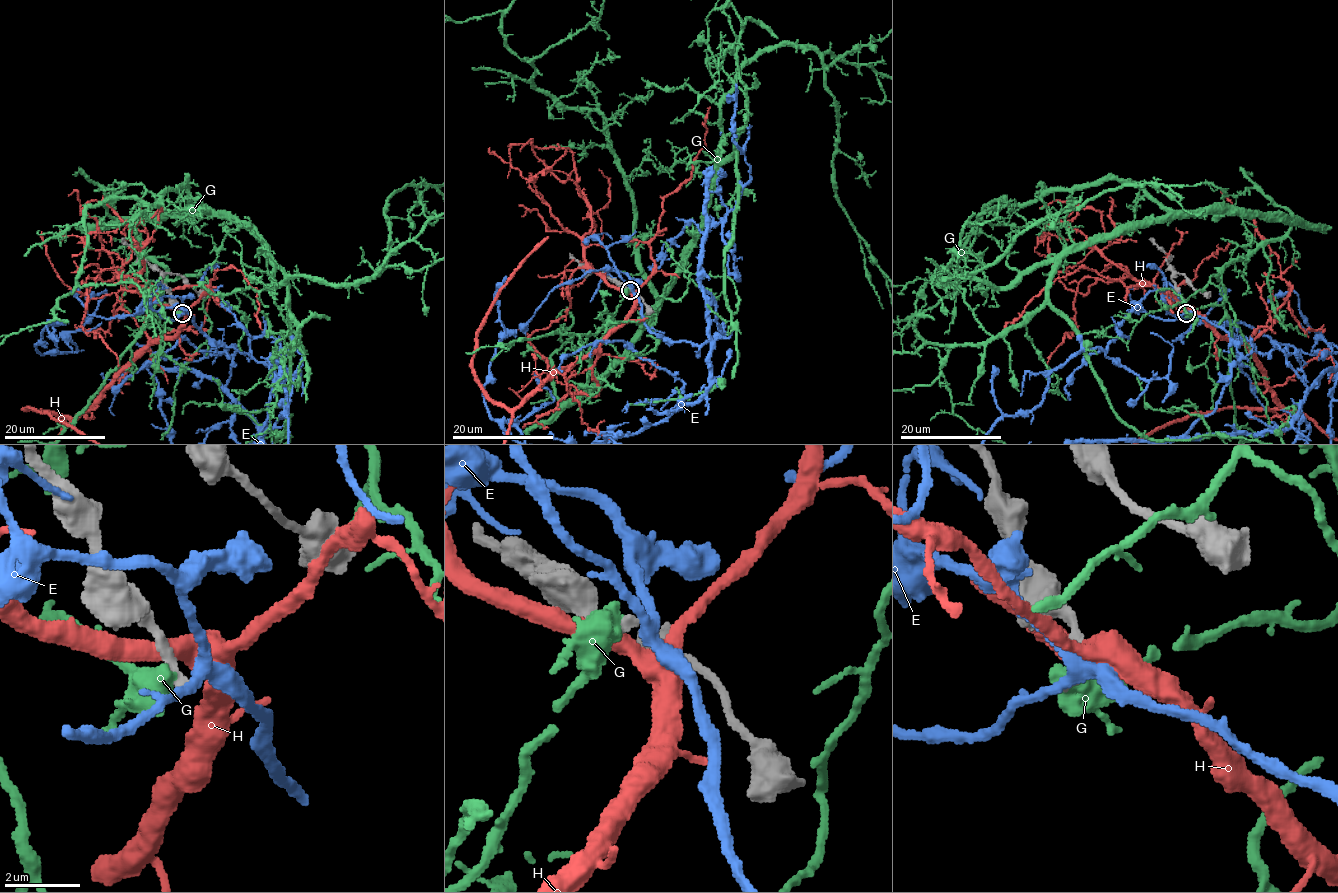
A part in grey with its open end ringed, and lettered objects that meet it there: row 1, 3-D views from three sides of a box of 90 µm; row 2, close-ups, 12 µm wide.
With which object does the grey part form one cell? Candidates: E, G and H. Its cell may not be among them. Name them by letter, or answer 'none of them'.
none of them

